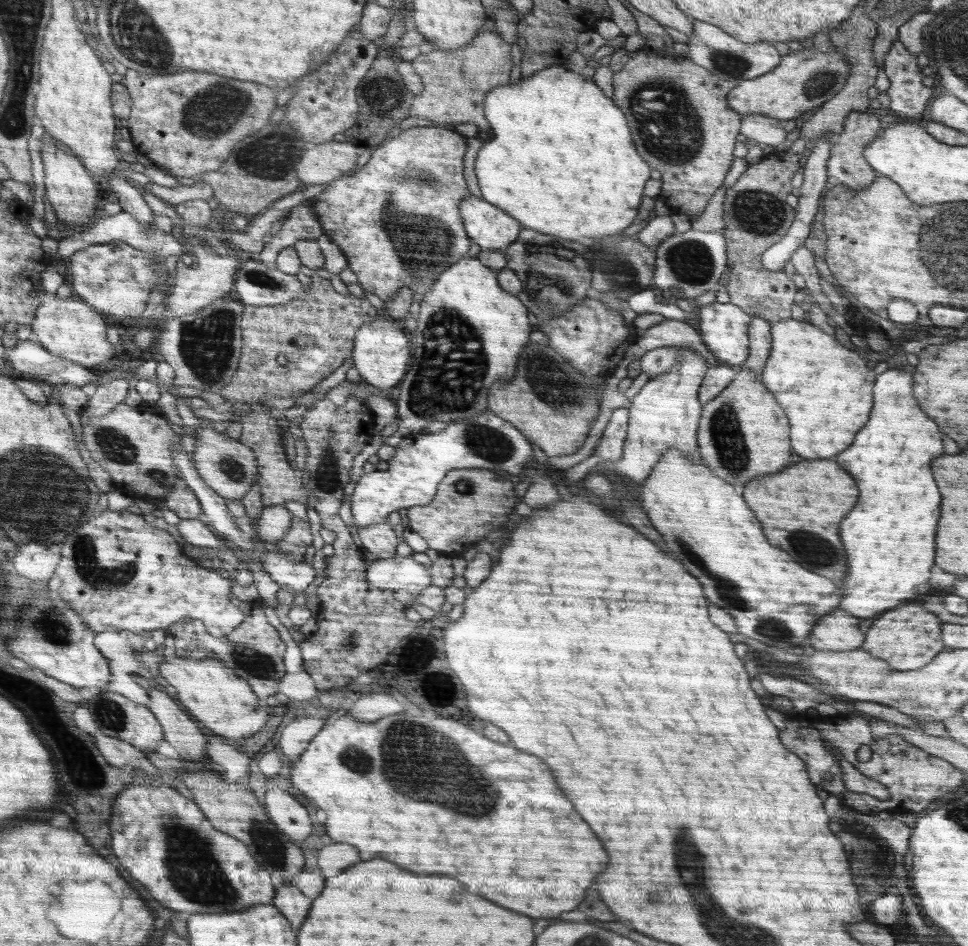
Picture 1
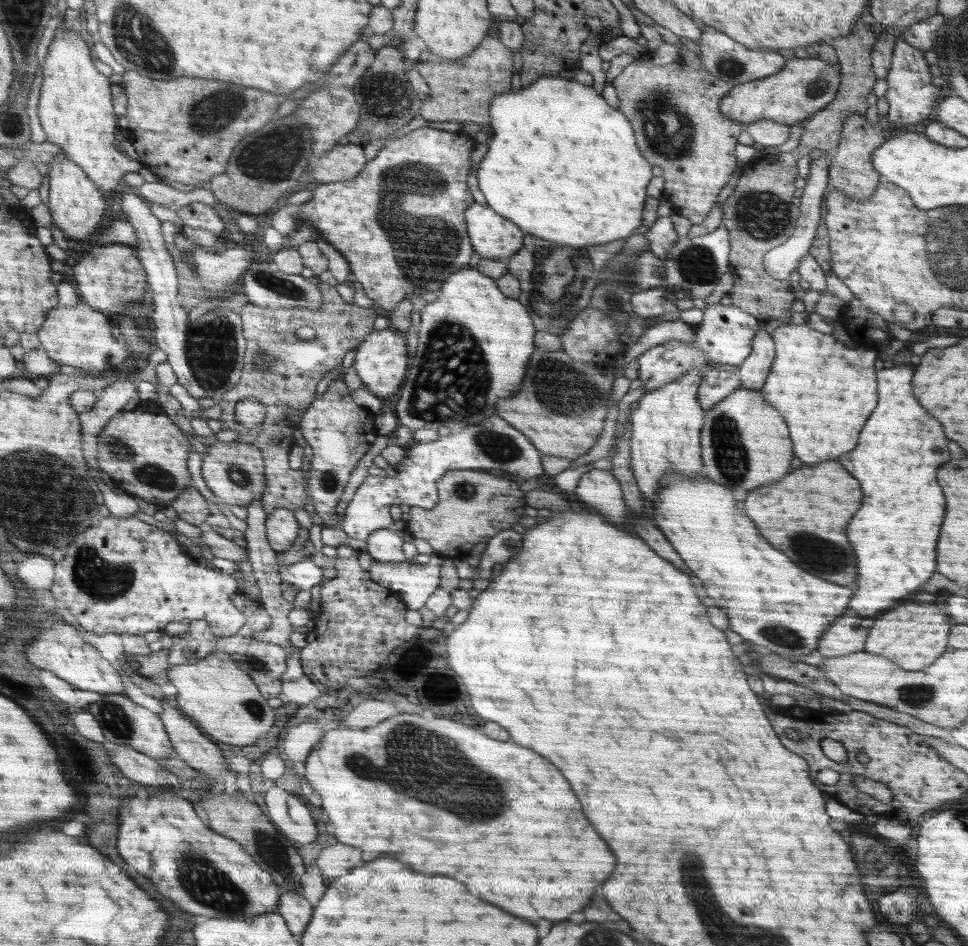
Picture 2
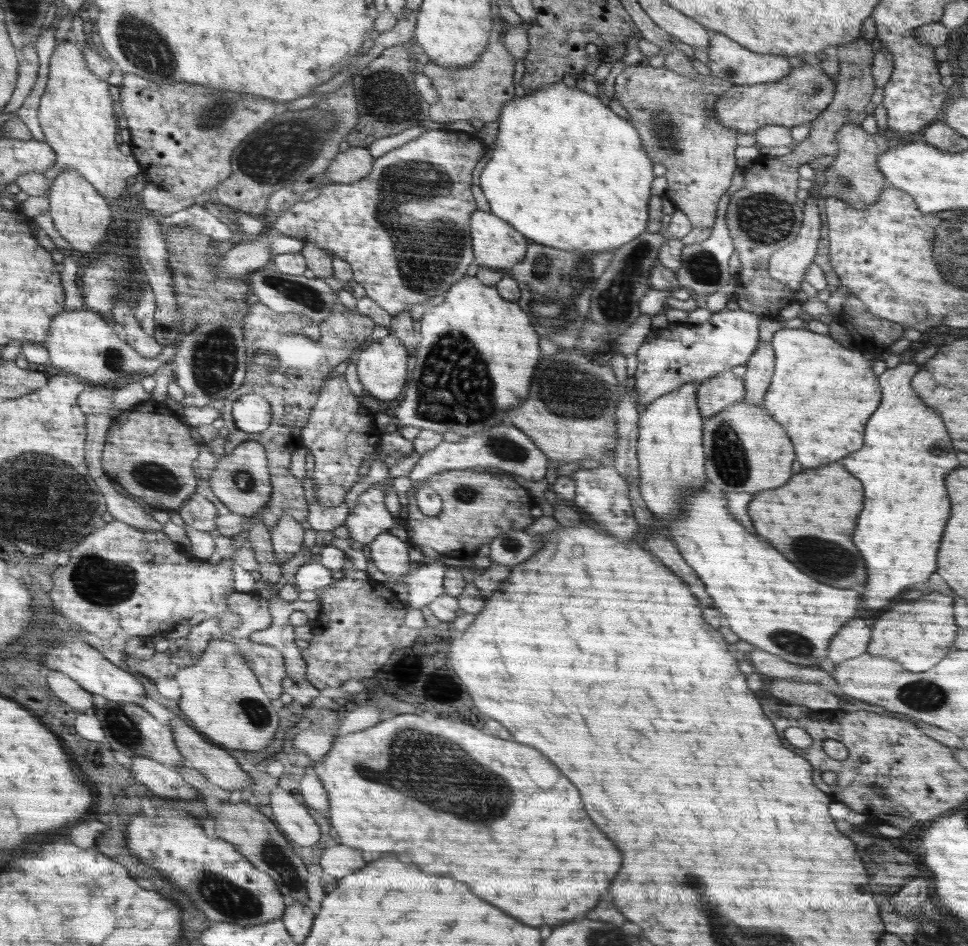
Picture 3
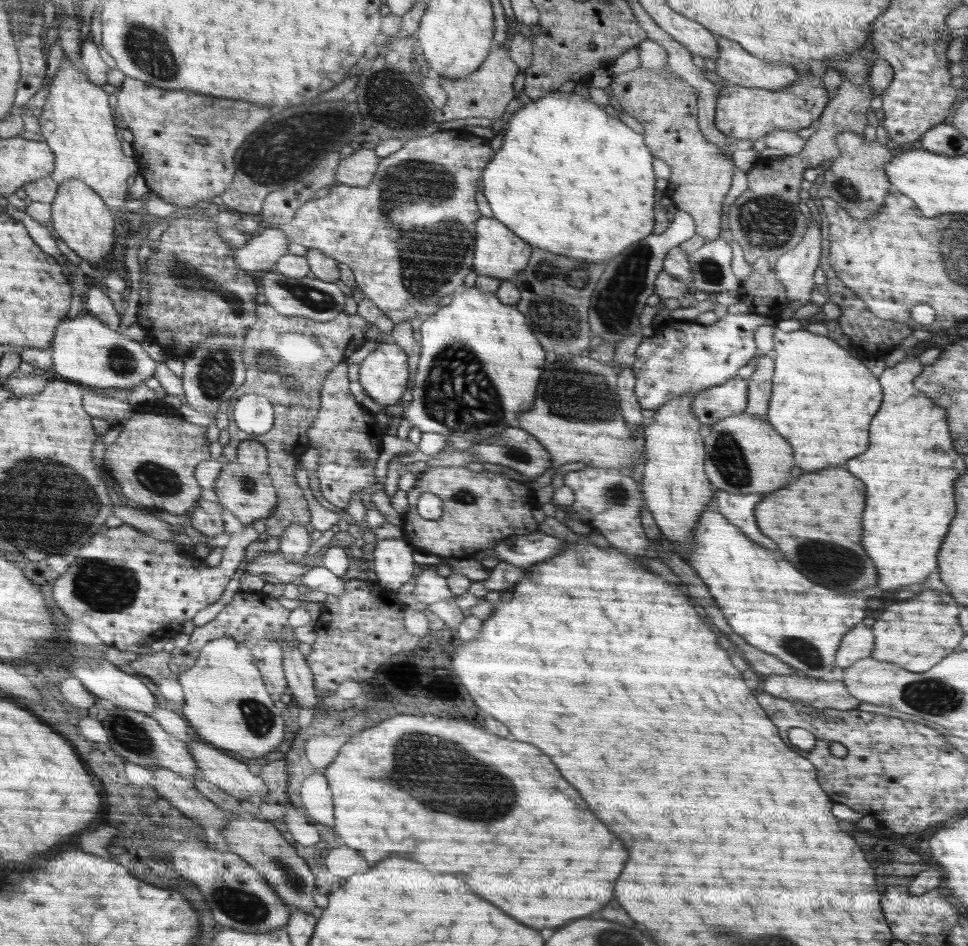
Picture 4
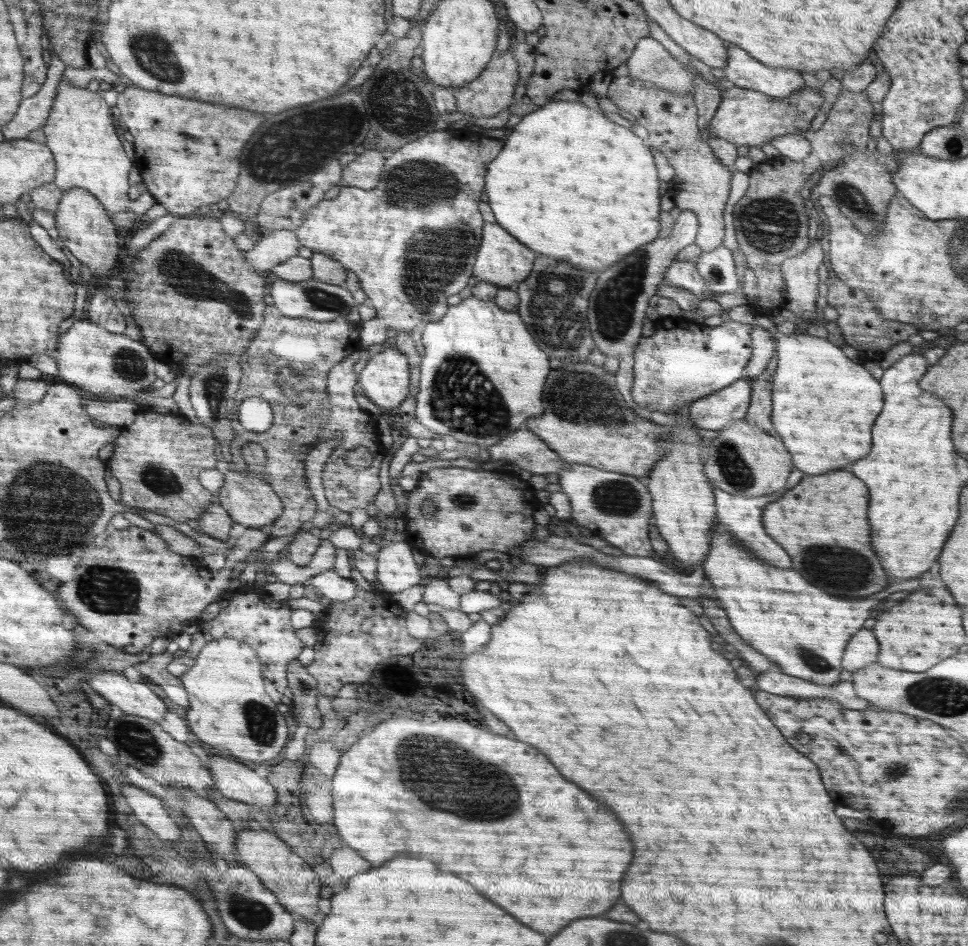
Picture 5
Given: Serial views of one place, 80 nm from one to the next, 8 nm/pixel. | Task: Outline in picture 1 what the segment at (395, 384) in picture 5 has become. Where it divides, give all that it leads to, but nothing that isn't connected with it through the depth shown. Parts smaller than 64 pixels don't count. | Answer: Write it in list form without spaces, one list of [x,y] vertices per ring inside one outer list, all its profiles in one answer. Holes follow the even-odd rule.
[[[384,317],[384,320],[374,319],[371,323],[360,327],[355,335],[355,351],[353,352],[353,366],[358,369],[358,372],[363,382],[371,384],[379,390],[390,390],[394,384],[405,378],[406,364],[410,360],[410,348],[408,348],[408,338],[404,334],[404,330],[394,322],[394,319]]]

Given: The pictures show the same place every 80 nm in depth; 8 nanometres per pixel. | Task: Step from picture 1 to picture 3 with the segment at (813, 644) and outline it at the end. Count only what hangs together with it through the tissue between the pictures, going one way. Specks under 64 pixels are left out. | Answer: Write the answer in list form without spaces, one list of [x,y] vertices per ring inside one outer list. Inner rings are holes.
[[[856,618],[839,630],[840,632],[835,633],[836,636],[832,637],[827,648],[827,657],[832,662],[840,664],[867,652],[870,628],[866,626],[864,620]]]

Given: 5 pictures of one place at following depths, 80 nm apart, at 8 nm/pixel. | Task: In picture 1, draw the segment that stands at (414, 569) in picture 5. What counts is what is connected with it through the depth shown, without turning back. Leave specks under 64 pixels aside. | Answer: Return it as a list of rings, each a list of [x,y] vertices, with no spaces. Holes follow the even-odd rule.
[[[389,522],[371,523],[370,526],[360,526],[354,529],[355,537],[363,552],[376,554],[378,559],[394,558],[396,554],[396,534],[392,532]]]

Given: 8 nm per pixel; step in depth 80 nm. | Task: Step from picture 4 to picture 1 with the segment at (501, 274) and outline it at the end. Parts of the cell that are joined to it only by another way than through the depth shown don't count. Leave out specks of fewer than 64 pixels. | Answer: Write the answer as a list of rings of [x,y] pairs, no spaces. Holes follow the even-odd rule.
[[[470,197],[464,199],[460,212],[463,213],[464,224],[467,225],[468,236],[473,242],[480,246],[481,250],[505,250],[516,242],[522,225],[510,213],[504,212],[502,208],[492,205],[484,198]]]

